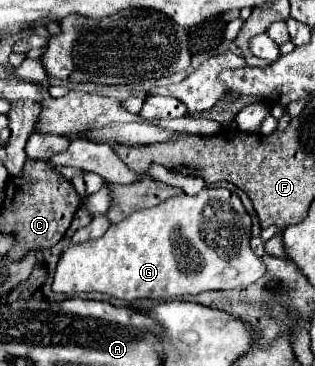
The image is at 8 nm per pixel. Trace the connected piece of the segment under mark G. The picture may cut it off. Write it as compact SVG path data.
M202 188L200 194L172 196L166 202L138 210L130 218L112 224L108 232L92 242L72 244L58 260L52 290L62 294L74 292L102 292L120 300L134 298L162 298L174 300L206 290L242 288L266 272L264 262L250 250L250 216L240 198L226 188Z

